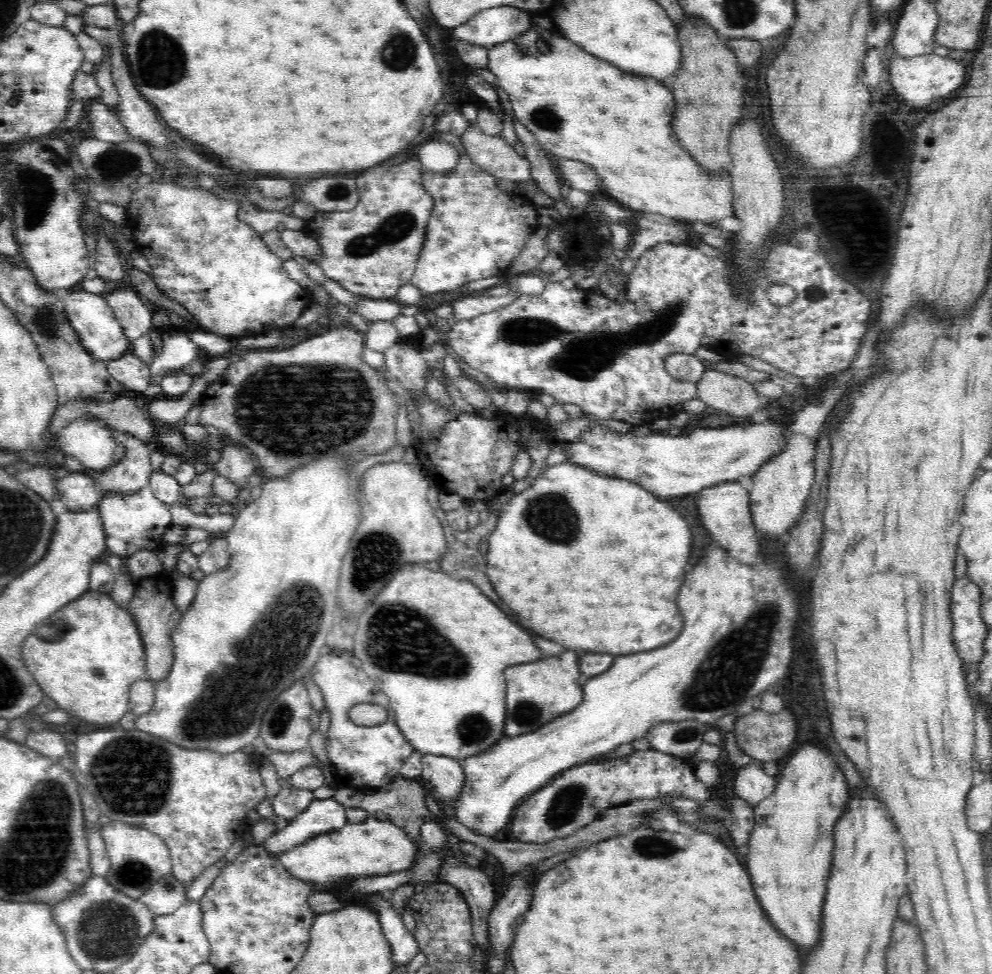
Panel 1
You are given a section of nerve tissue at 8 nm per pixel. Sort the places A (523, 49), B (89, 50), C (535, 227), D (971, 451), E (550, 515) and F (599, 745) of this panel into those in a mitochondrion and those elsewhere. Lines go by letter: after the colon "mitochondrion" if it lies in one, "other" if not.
A: mitochondrion
B: other
C: other
D: other
E: mitochondrion
F: other

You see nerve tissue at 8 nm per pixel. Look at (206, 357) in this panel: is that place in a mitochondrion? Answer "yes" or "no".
no

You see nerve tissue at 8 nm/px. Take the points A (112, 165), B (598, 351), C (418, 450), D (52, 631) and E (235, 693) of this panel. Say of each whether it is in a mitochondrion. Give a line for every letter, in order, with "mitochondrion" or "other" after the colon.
A: mitochondrion
B: mitochondrion
C: other
D: mitochondrion
E: mitochondrion

